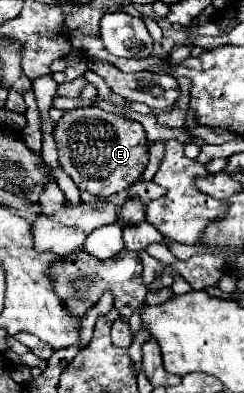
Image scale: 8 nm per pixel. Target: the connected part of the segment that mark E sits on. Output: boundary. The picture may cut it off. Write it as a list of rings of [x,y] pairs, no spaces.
[[[100,108],[68,110],[52,132],[58,146],[58,162],[84,192],[112,196],[136,184],[148,164],[148,140],[140,122],[108,114]]]

